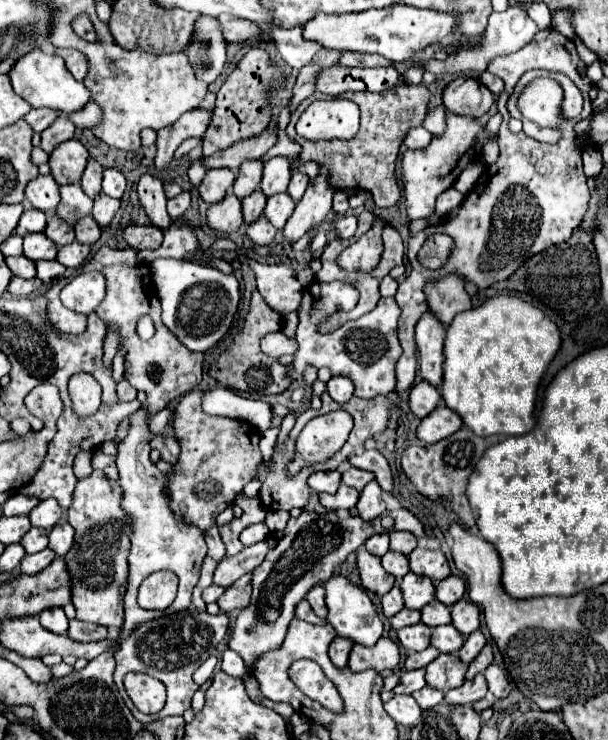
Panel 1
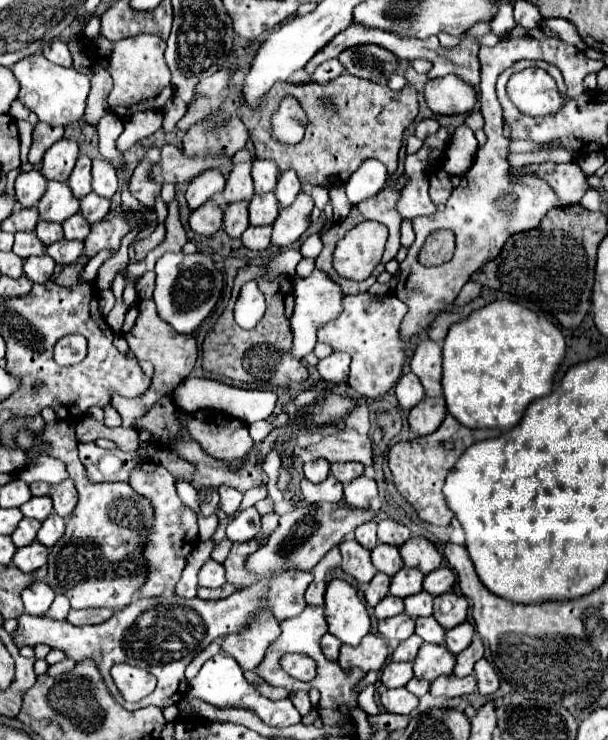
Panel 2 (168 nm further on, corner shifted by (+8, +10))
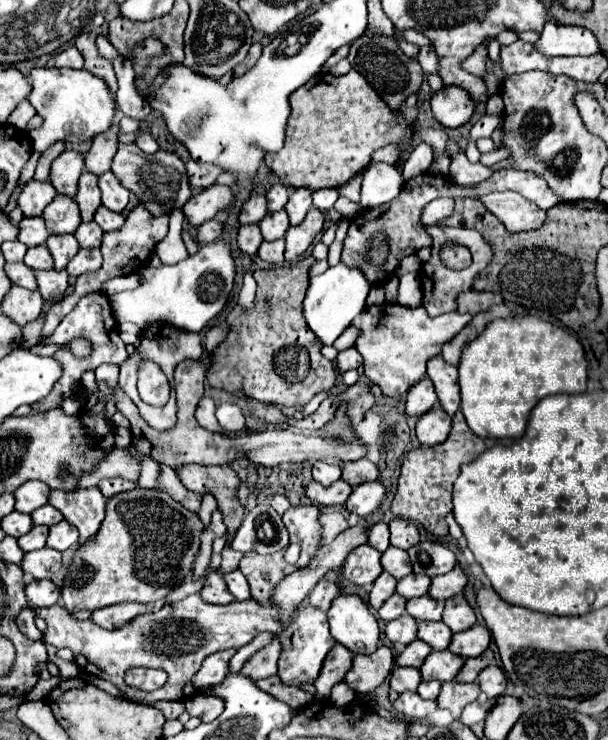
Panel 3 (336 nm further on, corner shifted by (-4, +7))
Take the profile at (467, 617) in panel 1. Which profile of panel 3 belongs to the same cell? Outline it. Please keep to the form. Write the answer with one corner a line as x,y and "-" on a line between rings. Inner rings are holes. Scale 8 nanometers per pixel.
456,595
446,601
442,621
450,627
450,631
460,633
464,629
470,629
476,623
476,615
468,605
468,601
464,599
464,595

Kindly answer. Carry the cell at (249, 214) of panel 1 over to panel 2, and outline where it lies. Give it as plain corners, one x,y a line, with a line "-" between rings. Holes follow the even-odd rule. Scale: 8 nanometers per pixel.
240,200
236,204
228,204
224,210
224,230
232,238
240,238
248,228
248,202

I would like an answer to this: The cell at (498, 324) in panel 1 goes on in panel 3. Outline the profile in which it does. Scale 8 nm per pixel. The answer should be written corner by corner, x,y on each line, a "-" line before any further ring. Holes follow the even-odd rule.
526,315
522,319
498,319
492,321
486,331
478,335
462,353
460,365
460,391
462,391
462,413
468,427
478,437
522,437
526,423
534,405
554,393
584,393
588,381
588,363
580,341
536,315

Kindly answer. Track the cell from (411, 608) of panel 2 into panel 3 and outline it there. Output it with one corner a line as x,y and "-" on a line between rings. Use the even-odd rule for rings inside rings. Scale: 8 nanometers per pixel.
430,595
412,599
406,603
406,613
412,615
416,621
440,621
442,609
444,609
444,603
432,599

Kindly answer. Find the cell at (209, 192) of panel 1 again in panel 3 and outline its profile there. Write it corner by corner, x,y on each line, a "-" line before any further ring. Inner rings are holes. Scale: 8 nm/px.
212,185
188,199
188,203
182,207
182,213
186,221
194,227
202,225
204,221
214,219
222,209
226,209
232,203
232,189
226,185

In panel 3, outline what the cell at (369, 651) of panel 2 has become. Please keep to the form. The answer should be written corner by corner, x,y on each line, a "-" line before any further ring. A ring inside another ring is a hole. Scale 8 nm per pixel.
380,645
372,655
356,655
352,669
346,673
344,681
360,695
372,693
392,671
394,657
392,649

